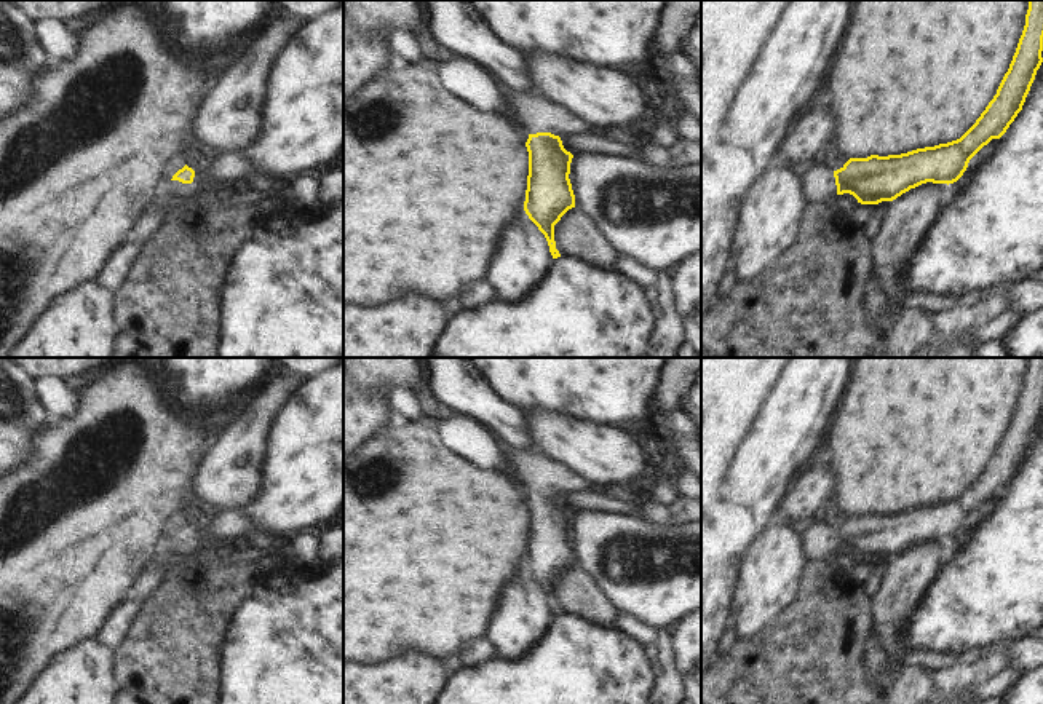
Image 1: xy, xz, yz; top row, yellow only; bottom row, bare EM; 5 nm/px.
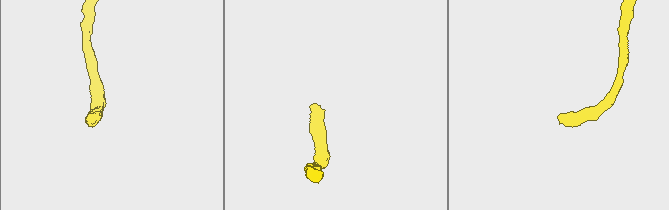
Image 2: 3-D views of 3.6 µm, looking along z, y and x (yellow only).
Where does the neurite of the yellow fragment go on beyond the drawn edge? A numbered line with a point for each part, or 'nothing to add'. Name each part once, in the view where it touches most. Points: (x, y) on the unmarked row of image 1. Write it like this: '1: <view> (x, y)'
1: xz (537, 471)

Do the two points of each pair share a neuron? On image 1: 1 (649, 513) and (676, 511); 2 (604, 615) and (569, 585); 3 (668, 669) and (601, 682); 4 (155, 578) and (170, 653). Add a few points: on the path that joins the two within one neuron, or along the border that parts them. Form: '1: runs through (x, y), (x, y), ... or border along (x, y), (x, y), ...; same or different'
1: runs through (655, 513), (670, 513); same
2: runs through (596, 609), (577, 593); same
3: border along (655, 677), (652, 687); different
4: border along (186, 562), (181, 567), (171, 569), (142, 601); different

